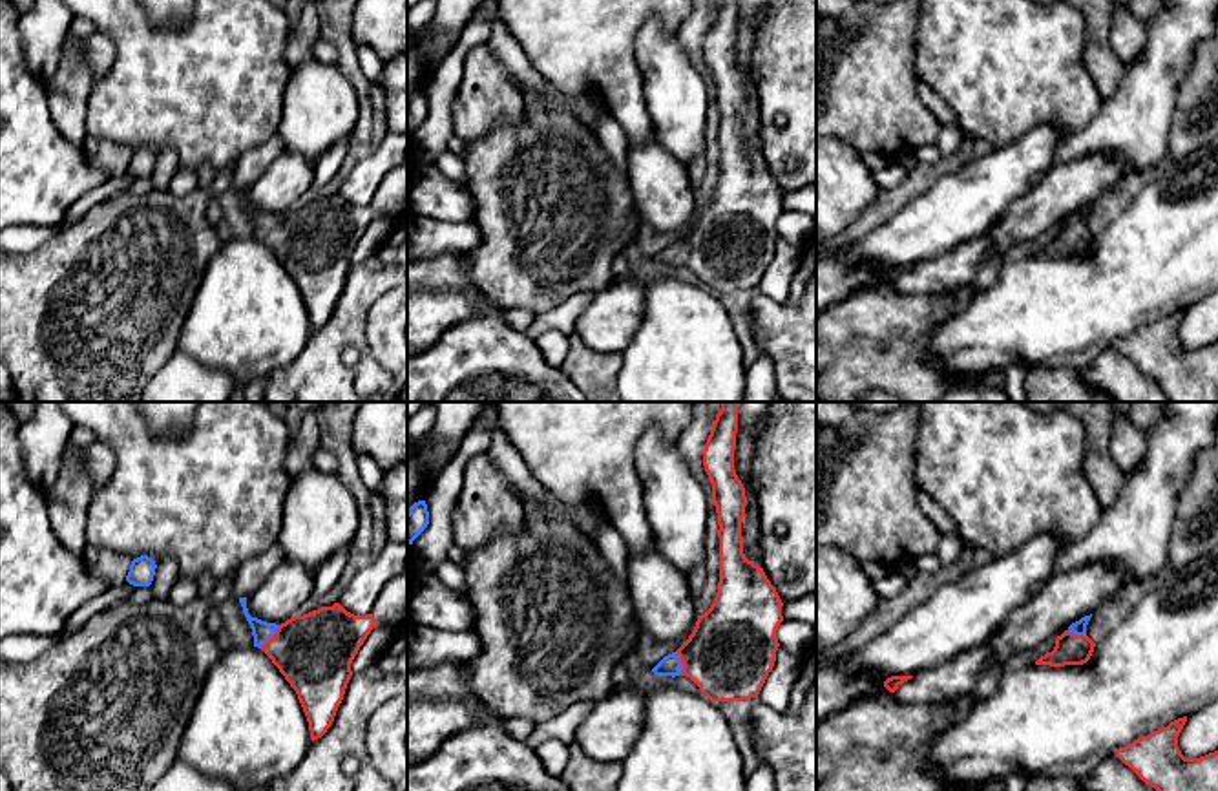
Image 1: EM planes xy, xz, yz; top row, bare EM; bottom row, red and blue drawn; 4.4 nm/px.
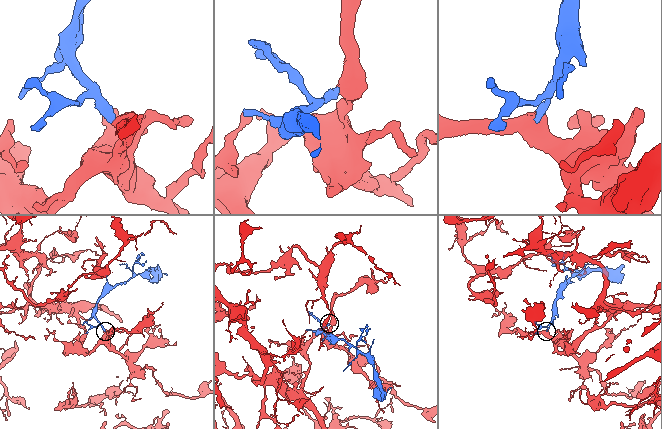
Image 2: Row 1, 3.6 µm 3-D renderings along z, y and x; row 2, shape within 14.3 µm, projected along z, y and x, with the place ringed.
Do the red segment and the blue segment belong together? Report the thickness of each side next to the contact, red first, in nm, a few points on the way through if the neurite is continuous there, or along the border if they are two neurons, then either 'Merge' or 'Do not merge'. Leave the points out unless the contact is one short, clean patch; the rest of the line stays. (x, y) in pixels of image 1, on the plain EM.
Thickness 340 nm (red) against 90 nm. Path across: xy (314, 242), (282, 234), (272, 227), (262, 221). Merge

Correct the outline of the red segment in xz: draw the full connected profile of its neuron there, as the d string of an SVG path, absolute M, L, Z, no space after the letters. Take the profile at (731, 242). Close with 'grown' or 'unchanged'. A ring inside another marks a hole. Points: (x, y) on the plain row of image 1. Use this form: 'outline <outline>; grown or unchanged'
outline M719 0L703 40L703 57L712 75L712 93L719 115L719 174L714 194L698 206L688 230L652 259L656 267L690 269L710 292L758 289L774 258L780 237L776 221L783 212L783 194L776 179L763 159L743 144L741 110L745 108L747 88L734 60L736 24L738 0Z; grown

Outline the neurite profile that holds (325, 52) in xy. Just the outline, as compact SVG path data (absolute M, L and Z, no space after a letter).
M320 37L312 47L312 53L323 64L336 64L338 62L338 49L327 38Z

